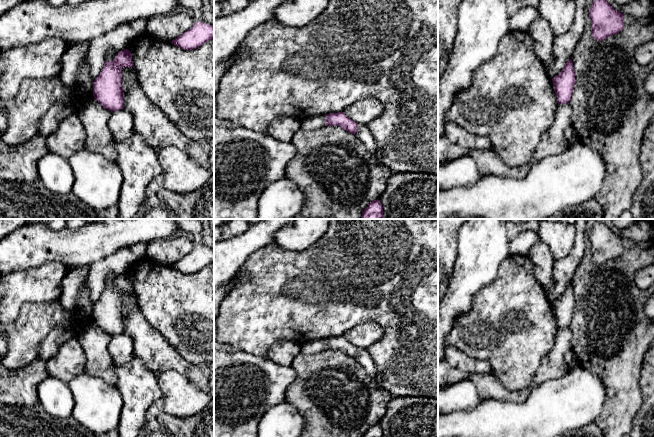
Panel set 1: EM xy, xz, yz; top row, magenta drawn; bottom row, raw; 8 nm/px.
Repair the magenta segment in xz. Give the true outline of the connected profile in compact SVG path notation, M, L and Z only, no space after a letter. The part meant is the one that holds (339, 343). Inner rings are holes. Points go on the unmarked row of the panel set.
M342 335L325 339L326 350L339 350L354 358L358 355L358 348L348 342Z

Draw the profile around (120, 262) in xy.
M134 243L126 248L120 248L113 254L91 264L86 286L90 292L93 304L101 296L106 278L111 274L128 273L131 266L146 256L147 244Z

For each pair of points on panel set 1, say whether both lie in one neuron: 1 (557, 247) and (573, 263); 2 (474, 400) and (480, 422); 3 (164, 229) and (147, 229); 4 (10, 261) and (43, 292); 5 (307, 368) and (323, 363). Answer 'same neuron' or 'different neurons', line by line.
1: different neurons
2: different neurons
3: same neuron
4: different neurons
5: same neuron

